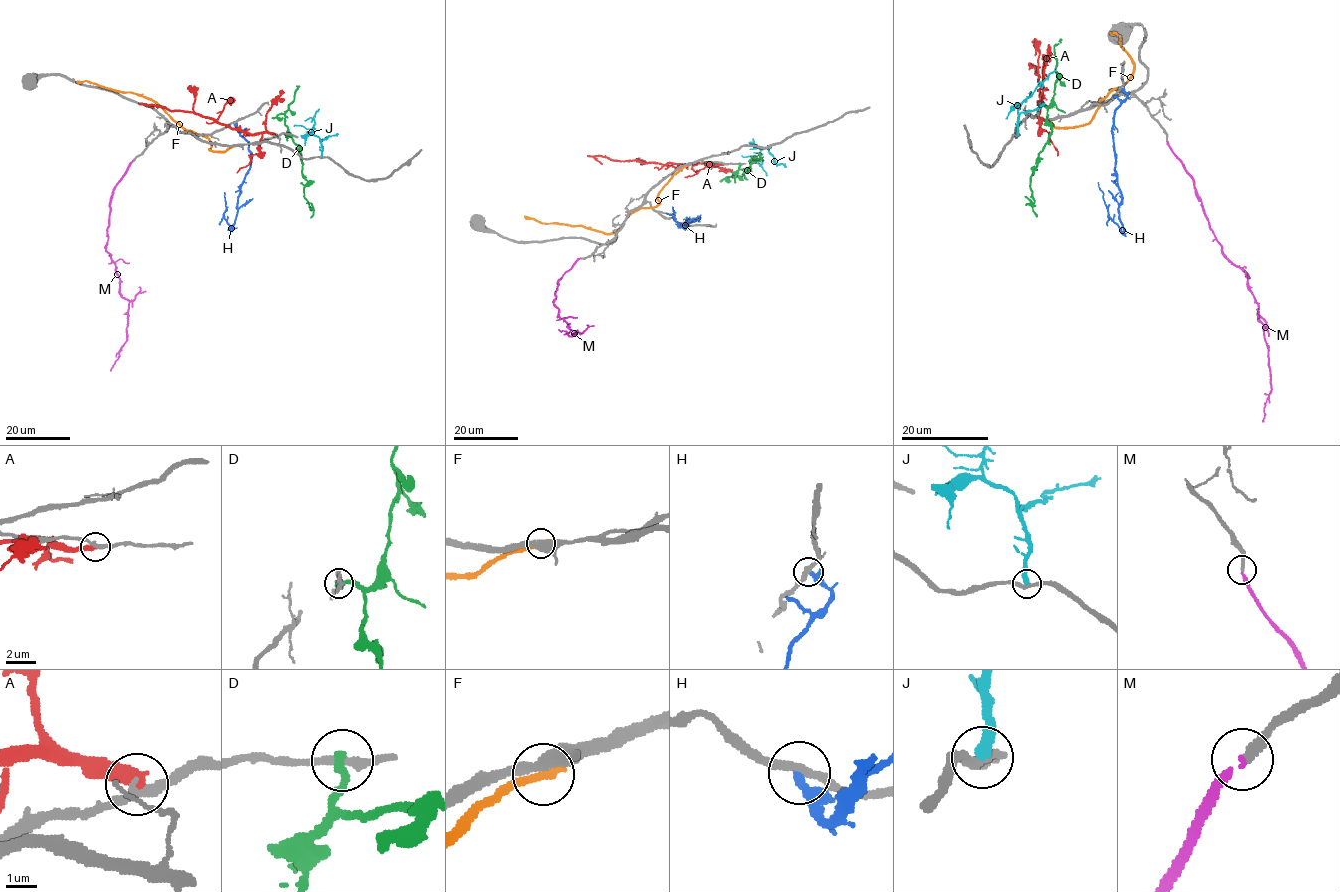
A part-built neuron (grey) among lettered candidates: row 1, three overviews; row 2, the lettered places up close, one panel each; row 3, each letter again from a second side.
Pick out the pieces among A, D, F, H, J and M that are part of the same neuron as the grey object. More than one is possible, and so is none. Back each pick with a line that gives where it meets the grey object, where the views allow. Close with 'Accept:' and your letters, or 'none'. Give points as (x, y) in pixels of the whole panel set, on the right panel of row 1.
M: meets grey at (1166, 140)
Accept: M

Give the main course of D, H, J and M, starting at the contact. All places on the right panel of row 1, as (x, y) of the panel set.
D: (1040, 105), (1046, 108), (1046, 120), (1052, 129), (1030, 177), (1035, 216)
H: (1120, 88), (1126, 98), (1116, 110), (1112, 141), (1122, 196), (1119, 206), (1122, 232), (1109, 216), (1097, 182)
J: (1017, 135), (1019, 105), (1056, 71)
M: (1167, 140), (1194, 182), (1221, 252), (1247, 274), (1248, 290), (1258, 305), (1271, 383), (1262, 422)

